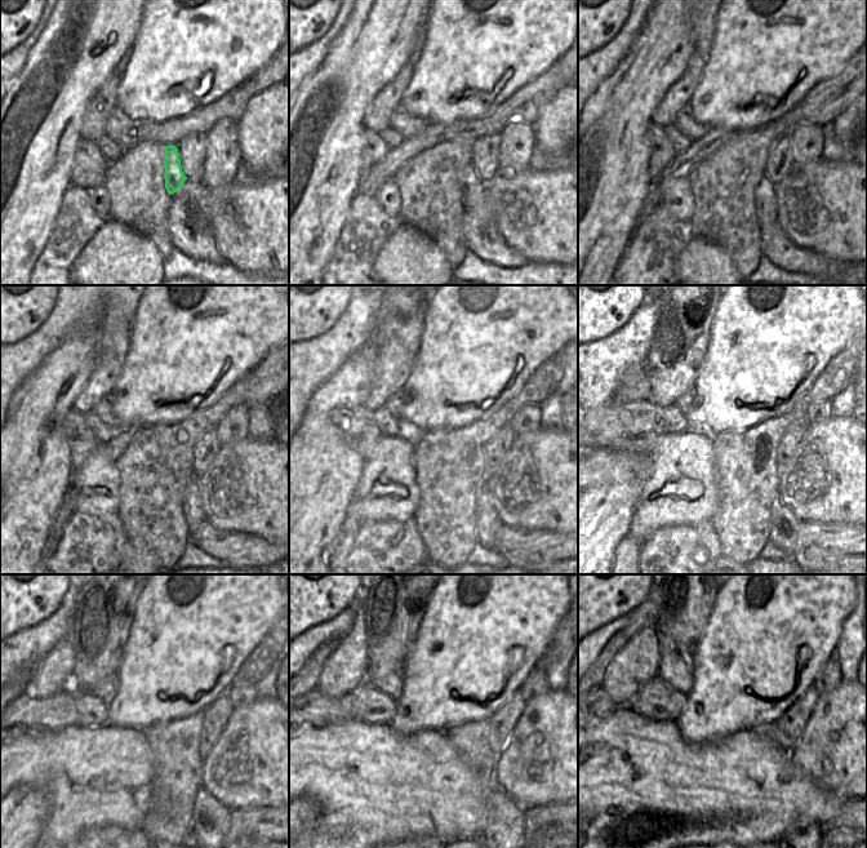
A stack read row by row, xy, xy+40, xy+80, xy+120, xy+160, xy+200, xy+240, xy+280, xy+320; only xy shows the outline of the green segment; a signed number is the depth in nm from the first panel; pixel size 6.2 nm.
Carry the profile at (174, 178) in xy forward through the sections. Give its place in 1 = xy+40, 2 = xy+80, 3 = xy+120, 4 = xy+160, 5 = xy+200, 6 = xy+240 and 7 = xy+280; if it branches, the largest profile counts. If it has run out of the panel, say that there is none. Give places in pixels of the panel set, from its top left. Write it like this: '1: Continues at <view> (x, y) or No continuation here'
1: Continues at xy+40 (471, 186)
2: Continues at xy+80 (764, 196)
3: Continues at xy+120 (194, 514)
4: Continues at xy+160 (485, 515)
5: Continues at xy+200 (783, 527)
6: Continues at xy+240 (210, 821)
7: Continues at xy+280 (502, 833)

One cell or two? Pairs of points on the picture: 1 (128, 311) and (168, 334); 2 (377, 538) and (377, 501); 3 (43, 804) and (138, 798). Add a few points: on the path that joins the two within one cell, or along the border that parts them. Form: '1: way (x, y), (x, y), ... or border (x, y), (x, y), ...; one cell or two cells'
1: border (141, 298), (132, 322); two cells
2: border (408, 520), (365, 520), (360, 524); two cells
3: border (27, 785), (50, 800), (40, 833); two cells

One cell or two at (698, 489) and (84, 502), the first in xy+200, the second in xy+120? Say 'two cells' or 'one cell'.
one cell

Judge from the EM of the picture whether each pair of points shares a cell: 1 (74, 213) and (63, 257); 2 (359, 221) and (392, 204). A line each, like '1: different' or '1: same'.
1: same
2: different

